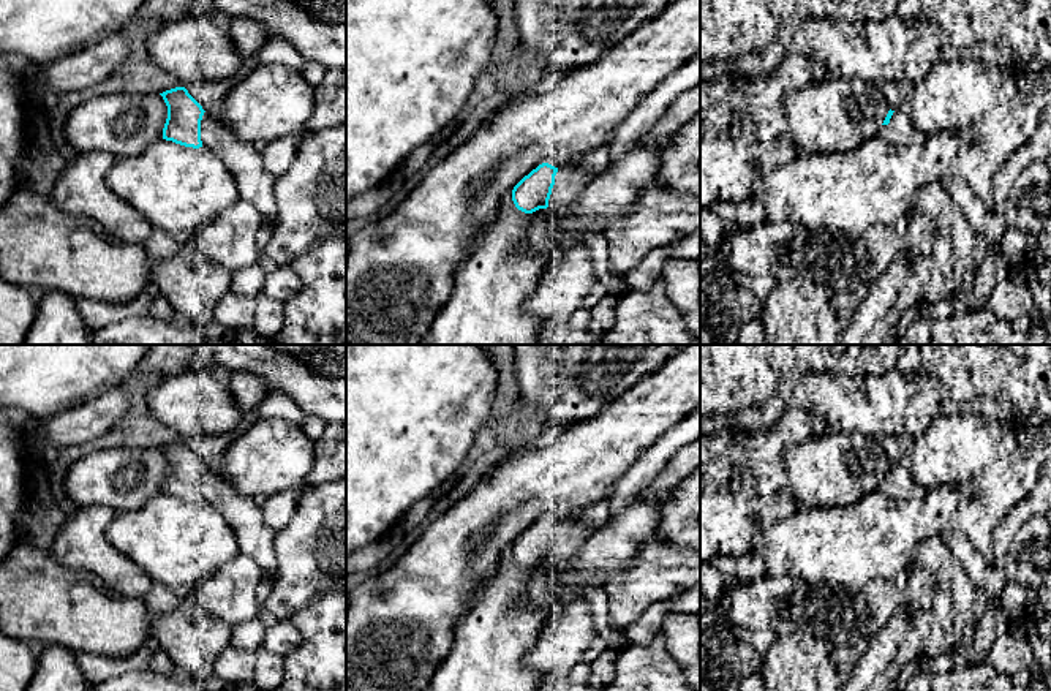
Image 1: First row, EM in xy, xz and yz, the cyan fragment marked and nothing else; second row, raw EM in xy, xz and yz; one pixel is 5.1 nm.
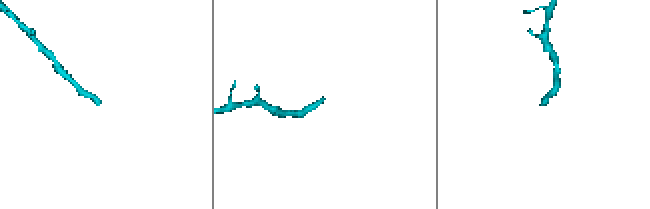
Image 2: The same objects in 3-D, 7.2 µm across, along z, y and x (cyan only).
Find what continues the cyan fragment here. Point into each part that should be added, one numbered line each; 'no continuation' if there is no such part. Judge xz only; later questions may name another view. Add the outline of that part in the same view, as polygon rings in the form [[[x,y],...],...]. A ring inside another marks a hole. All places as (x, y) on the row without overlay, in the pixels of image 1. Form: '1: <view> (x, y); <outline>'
1: xz (569, 536); [[[558,522],[548,561],[564,566],[596,530],[575,522]]]

